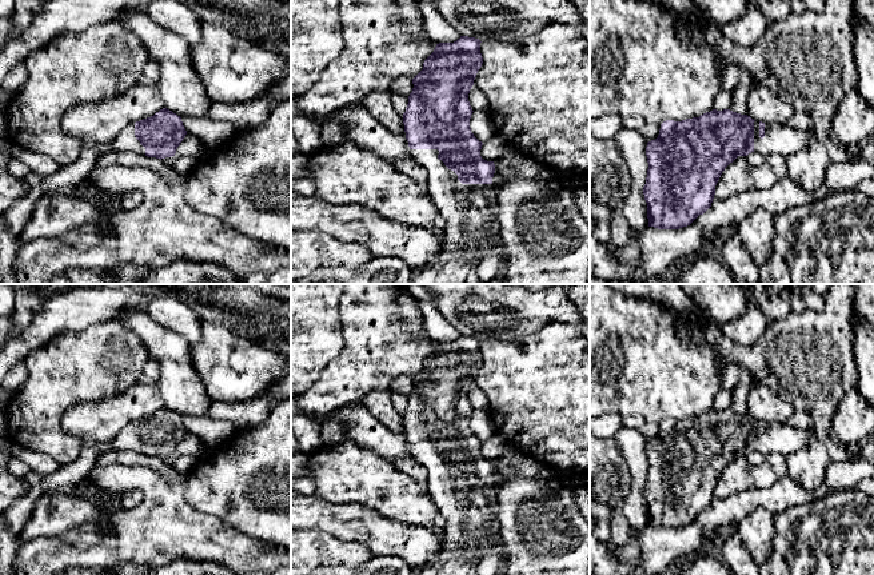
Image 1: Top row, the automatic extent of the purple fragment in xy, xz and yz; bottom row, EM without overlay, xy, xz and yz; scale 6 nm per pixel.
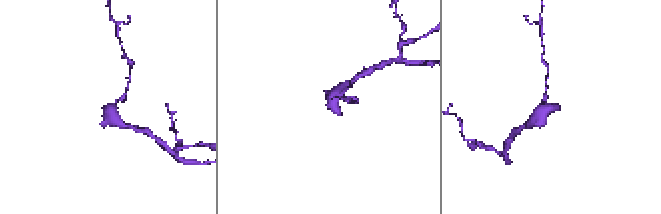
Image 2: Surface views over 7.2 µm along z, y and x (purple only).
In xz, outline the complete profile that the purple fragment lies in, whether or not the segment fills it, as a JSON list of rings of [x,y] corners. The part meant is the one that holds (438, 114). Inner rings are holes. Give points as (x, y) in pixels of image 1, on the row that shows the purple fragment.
[[[460,36],[454,43],[436,44],[434,52],[424,60],[423,69],[412,79],[414,88],[403,113],[406,139],[411,157],[427,171],[427,193],[446,223],[440,232],[439,259],[432,265],[418,269],[412,284],[466,284],[470,272],[499,244],[496,199],[491,185],[495,164],[480,156],[483,143],[474,136],[470,128],[474,111],[468,93],[483,64],[480,43],[479,39]]]

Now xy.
[[[163,108],[153,116],[129,124],[112,140],[116,152],[139,153],[165,159],[176,153],[187,131],[181,117]]]

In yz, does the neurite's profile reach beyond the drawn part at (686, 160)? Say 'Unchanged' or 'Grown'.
Grown

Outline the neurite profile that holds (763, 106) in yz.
[[[757,84],[750,88],[747,97],[747,116],[765,124],[785,124],[797,109],[770,88]]]

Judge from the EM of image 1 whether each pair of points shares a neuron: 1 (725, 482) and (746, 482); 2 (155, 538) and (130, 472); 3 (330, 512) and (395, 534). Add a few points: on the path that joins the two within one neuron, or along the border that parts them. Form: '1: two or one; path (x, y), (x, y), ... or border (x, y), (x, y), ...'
1: one; path (730, 482), (741, 482)
2: one; path (155, 522), (151, 492), (146, 487)
3: one; path (346, 520), (364, 524), (379, 534)

